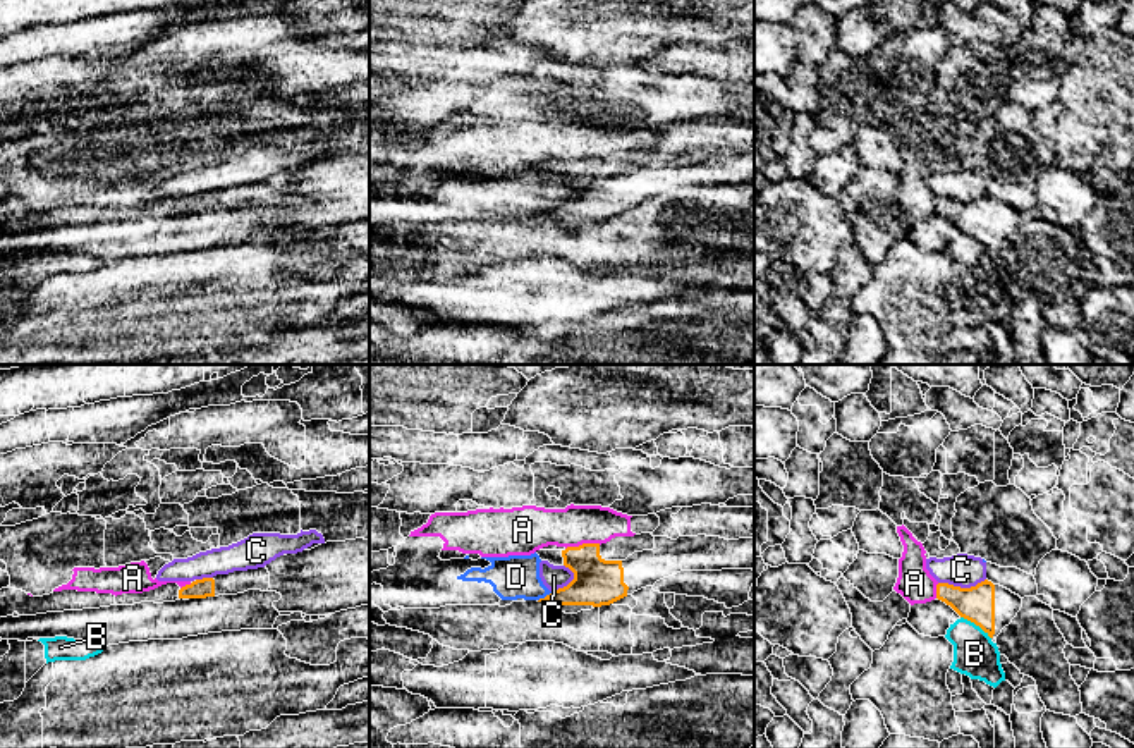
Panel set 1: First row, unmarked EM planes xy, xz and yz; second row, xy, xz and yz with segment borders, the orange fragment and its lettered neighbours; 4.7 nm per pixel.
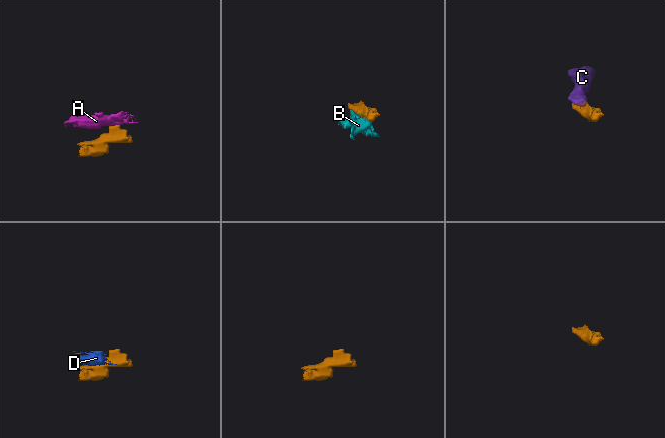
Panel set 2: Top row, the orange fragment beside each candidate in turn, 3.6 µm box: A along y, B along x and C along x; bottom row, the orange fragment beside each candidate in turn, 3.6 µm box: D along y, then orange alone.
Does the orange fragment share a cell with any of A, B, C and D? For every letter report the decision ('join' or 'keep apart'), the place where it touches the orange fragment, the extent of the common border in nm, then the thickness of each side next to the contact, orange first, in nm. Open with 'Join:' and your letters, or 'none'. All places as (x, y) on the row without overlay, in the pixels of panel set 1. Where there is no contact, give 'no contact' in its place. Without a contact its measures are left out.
Join: none
A: keep apart; contact xz (583, 159); length 170 nm; calibres 220 and 200 nm
B: keep apart; contact yz (976, 239); length 180 nm; calibres 170 and 200 nm
C: keep apart; contact yz (959, 202); length 220 nm; calibres 170 and 150 nm
D: keep apart; contact xz (547, 210); length 80 nm; calibres 220 and 200 nm

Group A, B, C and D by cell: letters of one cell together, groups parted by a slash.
A / B / C D

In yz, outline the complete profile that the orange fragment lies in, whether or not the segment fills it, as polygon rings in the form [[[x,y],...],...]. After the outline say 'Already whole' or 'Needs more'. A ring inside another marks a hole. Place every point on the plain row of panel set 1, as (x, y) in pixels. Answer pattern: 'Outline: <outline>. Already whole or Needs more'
Outline: [[[988,194],[971,203],[938,198],[936,213],[979,241],[990,253],[997,253],[1022,222],[1019,210]]]. Needs more

